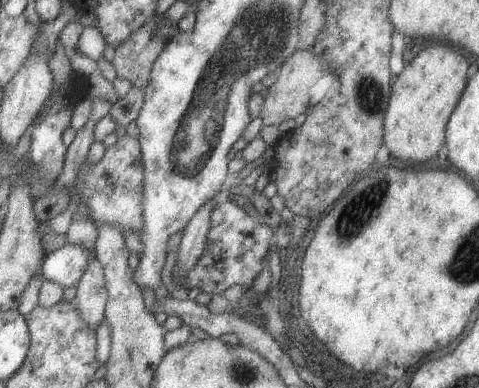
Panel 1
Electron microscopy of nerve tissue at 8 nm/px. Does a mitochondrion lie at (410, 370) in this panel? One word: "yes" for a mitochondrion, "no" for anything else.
no

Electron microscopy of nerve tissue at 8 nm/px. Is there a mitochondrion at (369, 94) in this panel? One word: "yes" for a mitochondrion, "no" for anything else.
yes

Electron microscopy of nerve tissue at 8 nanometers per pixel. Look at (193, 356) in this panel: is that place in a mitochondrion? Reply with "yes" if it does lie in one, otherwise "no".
no

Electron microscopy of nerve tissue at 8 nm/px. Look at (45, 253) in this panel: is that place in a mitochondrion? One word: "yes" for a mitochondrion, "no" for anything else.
no

